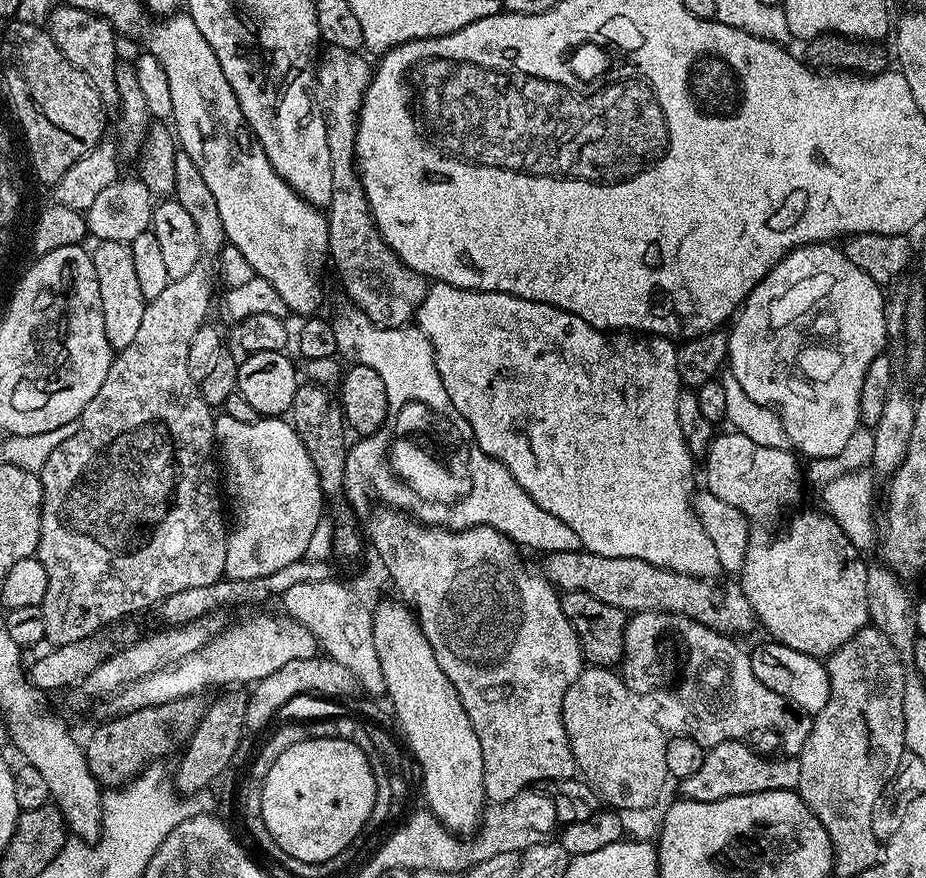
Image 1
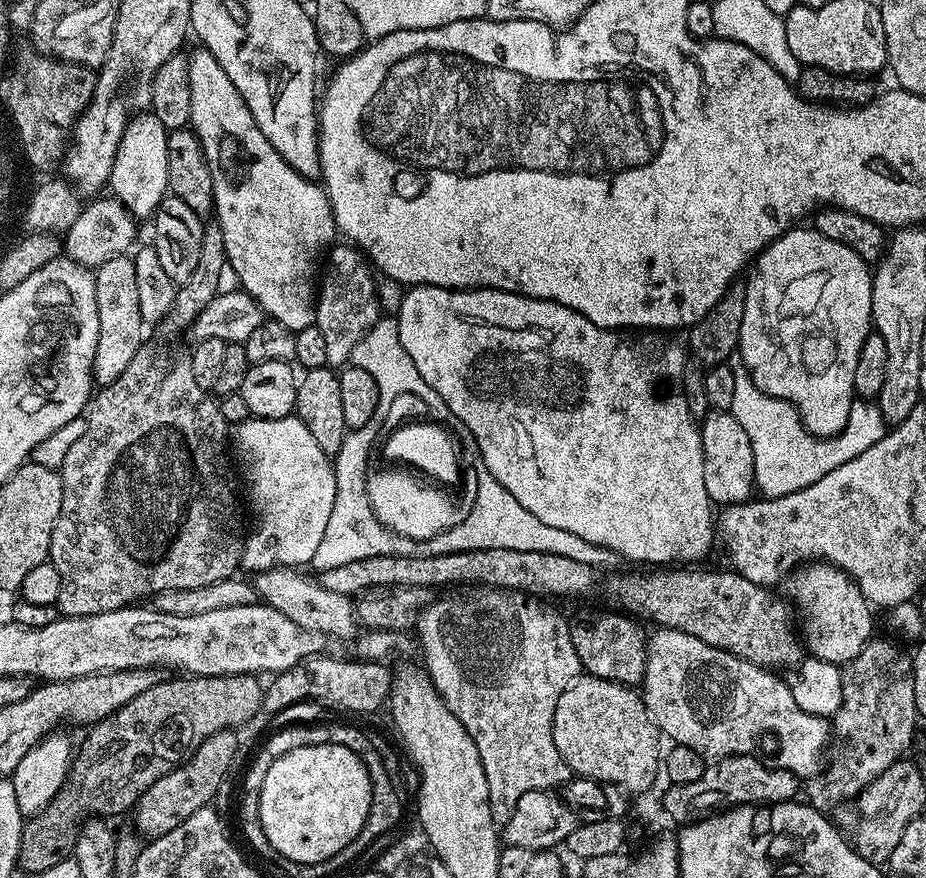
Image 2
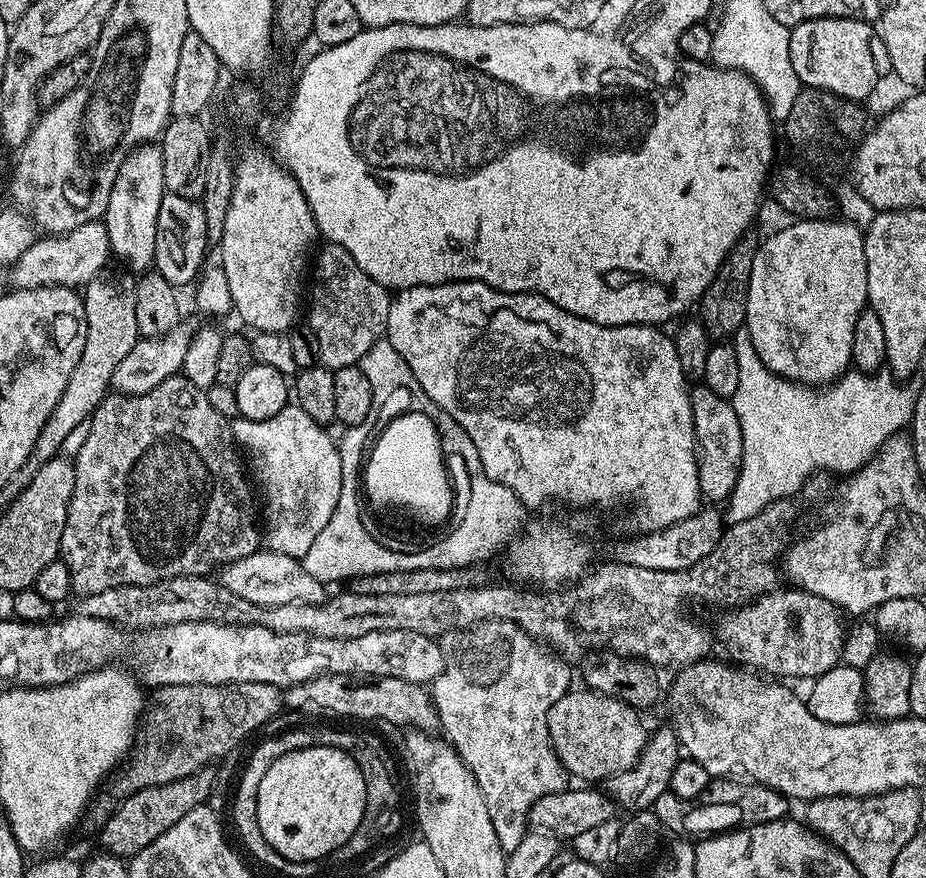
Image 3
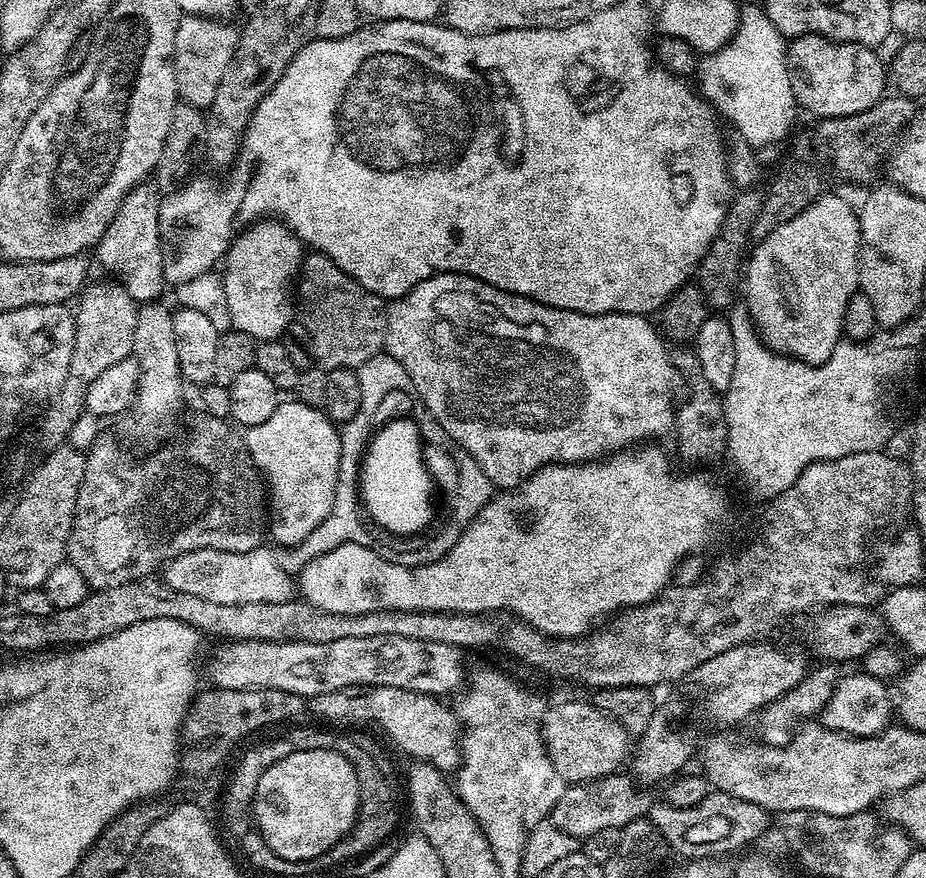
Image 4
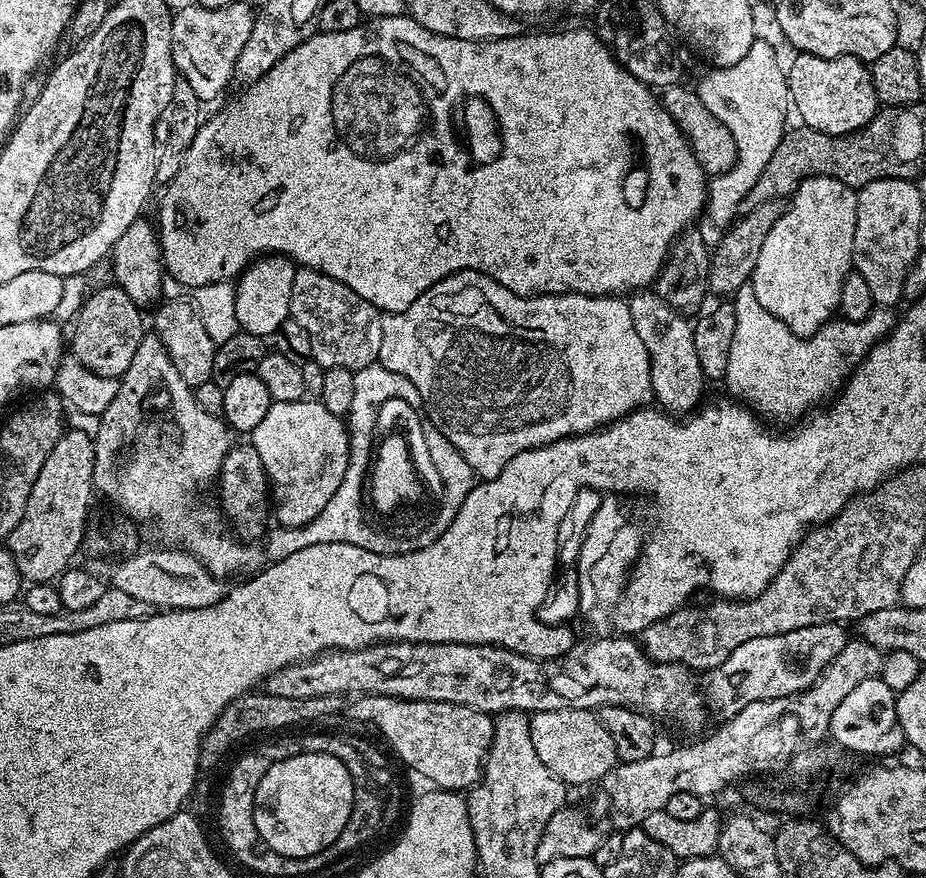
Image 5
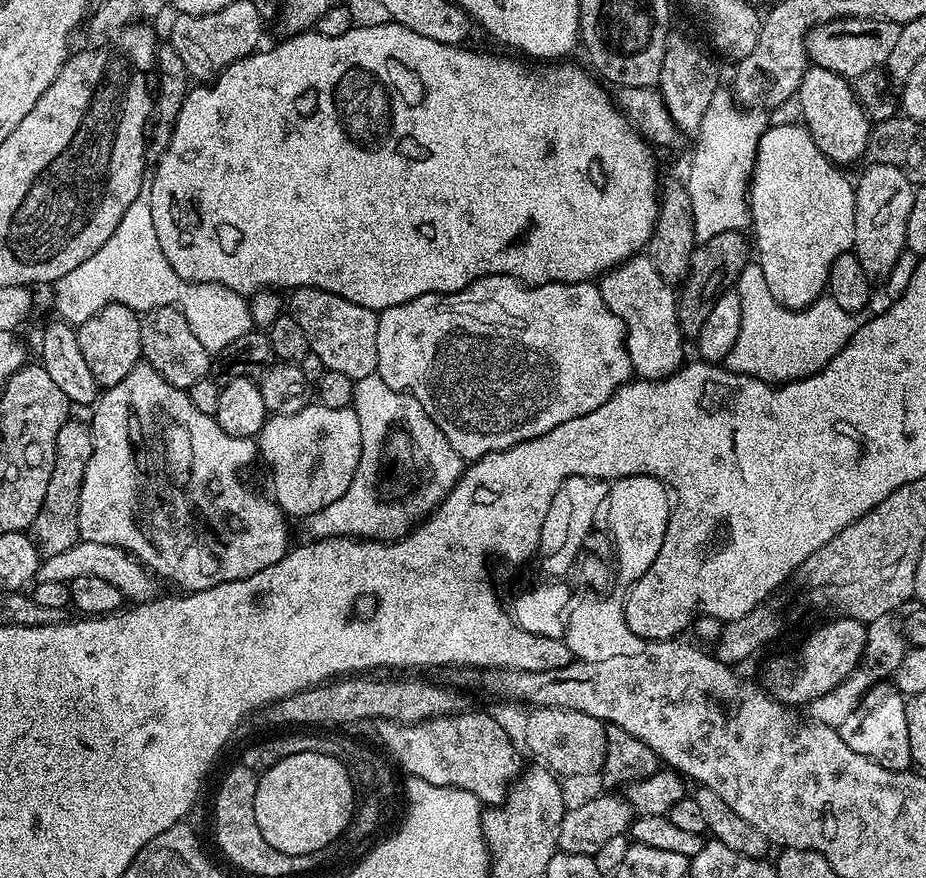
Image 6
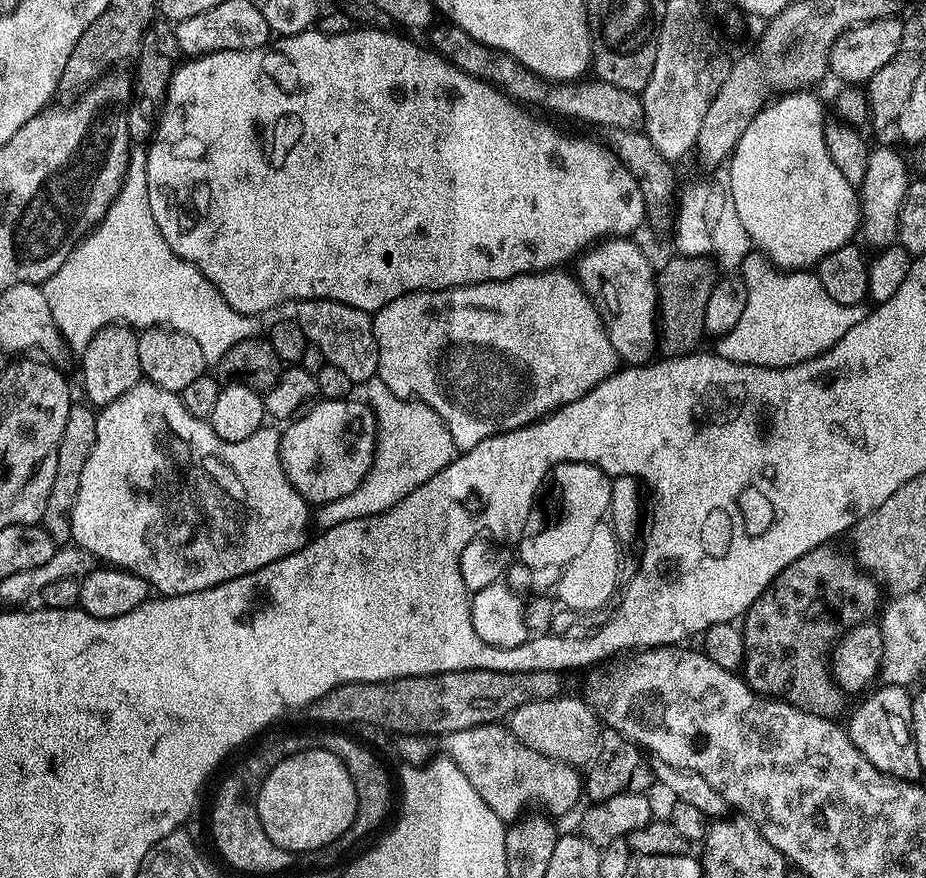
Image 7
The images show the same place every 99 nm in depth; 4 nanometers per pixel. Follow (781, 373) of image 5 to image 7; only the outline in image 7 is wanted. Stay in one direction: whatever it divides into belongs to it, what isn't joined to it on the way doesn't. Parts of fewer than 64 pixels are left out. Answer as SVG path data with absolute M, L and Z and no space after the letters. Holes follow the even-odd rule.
M749 251L745 256L744 261L740 264L738 269L739 275L743 276L746 282L746 310L742 310L742 318L738 320L738 326L734 326L734 330L730 330L727 335L722 338L722 354L730 362L738 362L739 364L757 364L763 368L788 368L790 365L797 363L801 364L807 360L812 360L816 356L820 356L826 350L830 350L840 341L842 334L846 334L846 330L850 330L854 326L858 326L861 318L861 313L854 310L853 305L850 304L836 304L834 298L830 298L826 294L826 290L820 288L819 279L813 278L813 275L806 270L781 270L768 259L767 256L761 254L759 251Z

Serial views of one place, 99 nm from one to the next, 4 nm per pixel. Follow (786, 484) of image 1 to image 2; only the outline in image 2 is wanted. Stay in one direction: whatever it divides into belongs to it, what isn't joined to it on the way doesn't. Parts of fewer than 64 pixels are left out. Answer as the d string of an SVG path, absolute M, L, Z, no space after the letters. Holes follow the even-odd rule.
M728 410L709 411L708 415L703 417L699 429L704 451L706 494L712 501L724 506L744 503L753 495L756 482L754 454L750 450L750 438L746 438L746 430L738 426L738 422ZM823 562L805 563L783 581L782 588L788 591L787 599L802 624L804 619L808 627L808 637L803 637L802 644L807 651L808 648L812 651L809 653L815 659L843 666L858 658L868 641L873 639L873 605L869 604L854 581L840 568Z

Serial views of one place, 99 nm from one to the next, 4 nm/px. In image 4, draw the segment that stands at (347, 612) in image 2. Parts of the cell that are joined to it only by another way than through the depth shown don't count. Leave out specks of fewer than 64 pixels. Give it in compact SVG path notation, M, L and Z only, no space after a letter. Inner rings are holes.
M268 546L245 552L194 550L171 560L162 569L162 583L170 586L170 590L178 590L178 594L194 594L197 598L206 598L206 602L222 602L222 606L286 602L294 592L293 577L278 566L276 553Z

